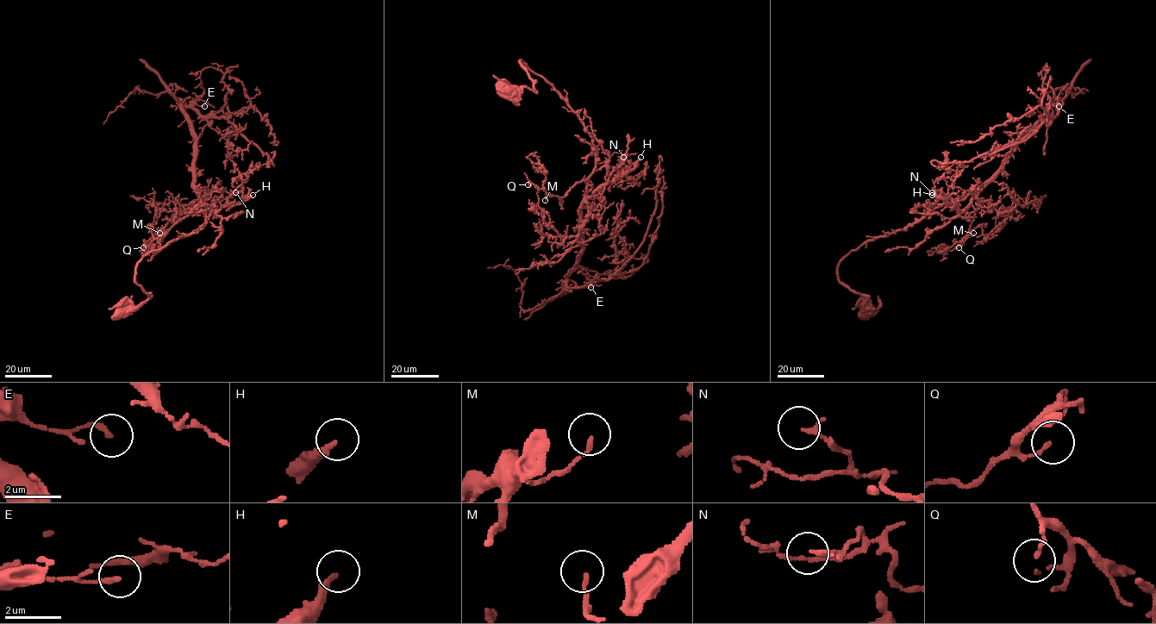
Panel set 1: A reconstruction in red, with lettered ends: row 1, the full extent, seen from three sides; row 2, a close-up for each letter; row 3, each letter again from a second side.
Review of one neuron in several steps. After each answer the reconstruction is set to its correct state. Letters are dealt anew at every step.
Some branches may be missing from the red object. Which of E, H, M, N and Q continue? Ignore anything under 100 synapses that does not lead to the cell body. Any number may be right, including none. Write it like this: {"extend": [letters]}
{"extend": ["H"]}

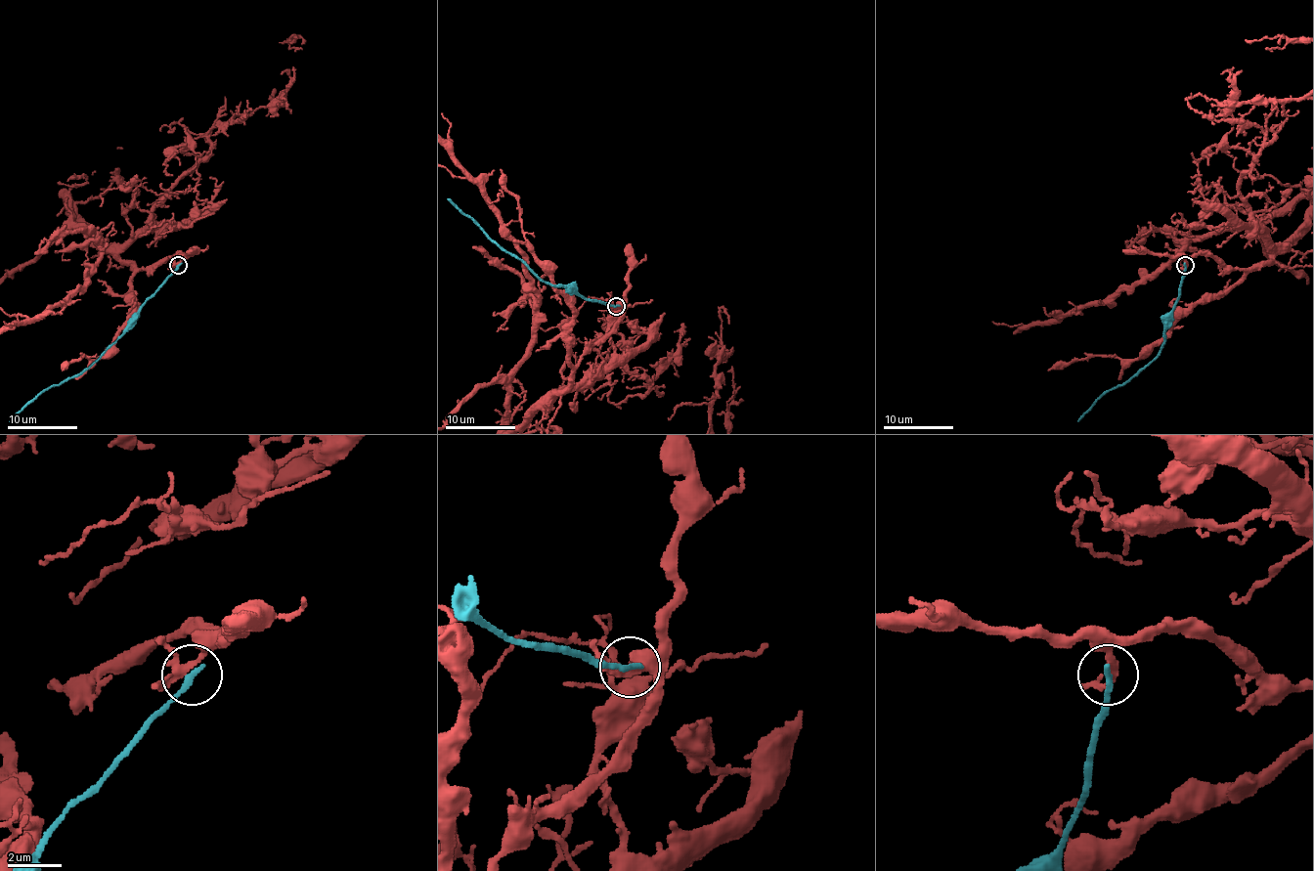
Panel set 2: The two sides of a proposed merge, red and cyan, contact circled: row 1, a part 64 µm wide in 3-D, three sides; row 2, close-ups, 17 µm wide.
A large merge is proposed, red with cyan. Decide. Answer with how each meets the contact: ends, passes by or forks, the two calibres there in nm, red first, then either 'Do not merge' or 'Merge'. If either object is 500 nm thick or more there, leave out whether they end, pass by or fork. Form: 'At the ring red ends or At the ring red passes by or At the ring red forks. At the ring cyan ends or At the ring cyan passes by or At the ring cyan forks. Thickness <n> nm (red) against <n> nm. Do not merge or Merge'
At the ring red forks. At the ring cyan ends. Thickness 240 nm (red) against 260 nm. Do not merge

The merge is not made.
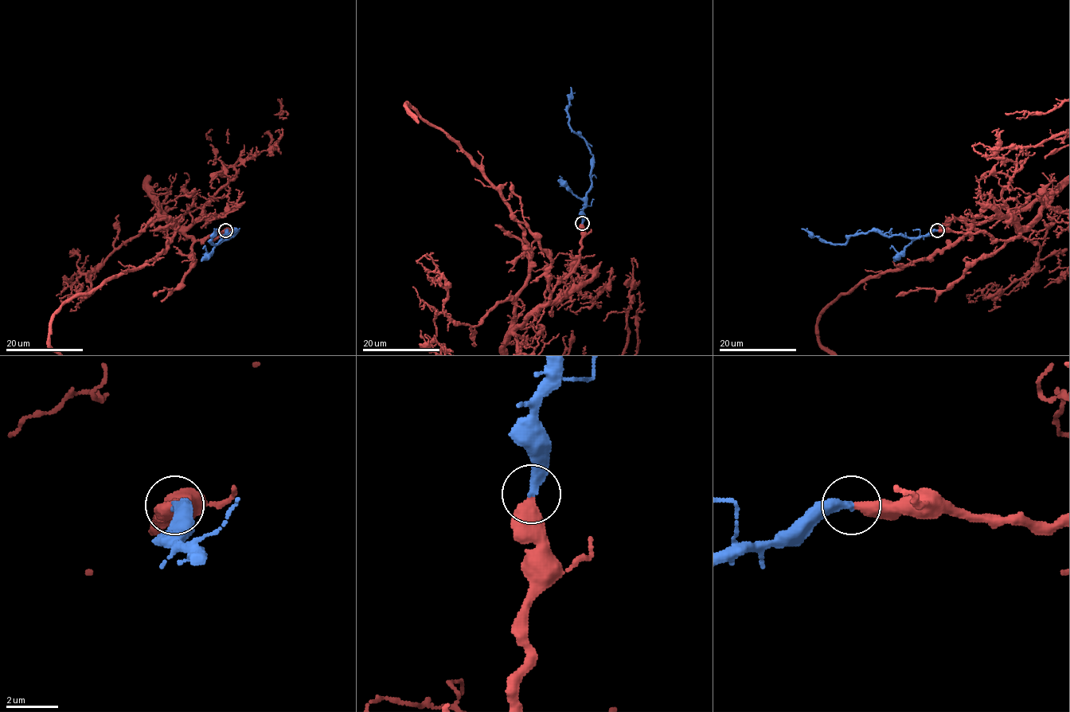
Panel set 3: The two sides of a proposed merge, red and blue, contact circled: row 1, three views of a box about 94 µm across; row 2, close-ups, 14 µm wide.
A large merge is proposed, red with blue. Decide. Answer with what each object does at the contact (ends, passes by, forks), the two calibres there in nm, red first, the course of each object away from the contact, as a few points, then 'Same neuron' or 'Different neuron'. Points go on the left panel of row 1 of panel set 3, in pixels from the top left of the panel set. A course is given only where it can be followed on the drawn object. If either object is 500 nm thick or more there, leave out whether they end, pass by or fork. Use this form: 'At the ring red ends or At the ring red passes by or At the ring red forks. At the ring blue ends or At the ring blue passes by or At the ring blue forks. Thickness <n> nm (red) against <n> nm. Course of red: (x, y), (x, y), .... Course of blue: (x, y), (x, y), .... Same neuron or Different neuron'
Thickness 550 nm (red) against 380 nm. Course of red: (225, 230), (193, 240), (157, 201), (174, 229), (167, 247), (70, 297), (48, 345). Course of blue: (225, 230), (228, 237), (234, 234), (233, 236), (236, 230), (212, 244), (210, 242), (214, 228). Same neuron

